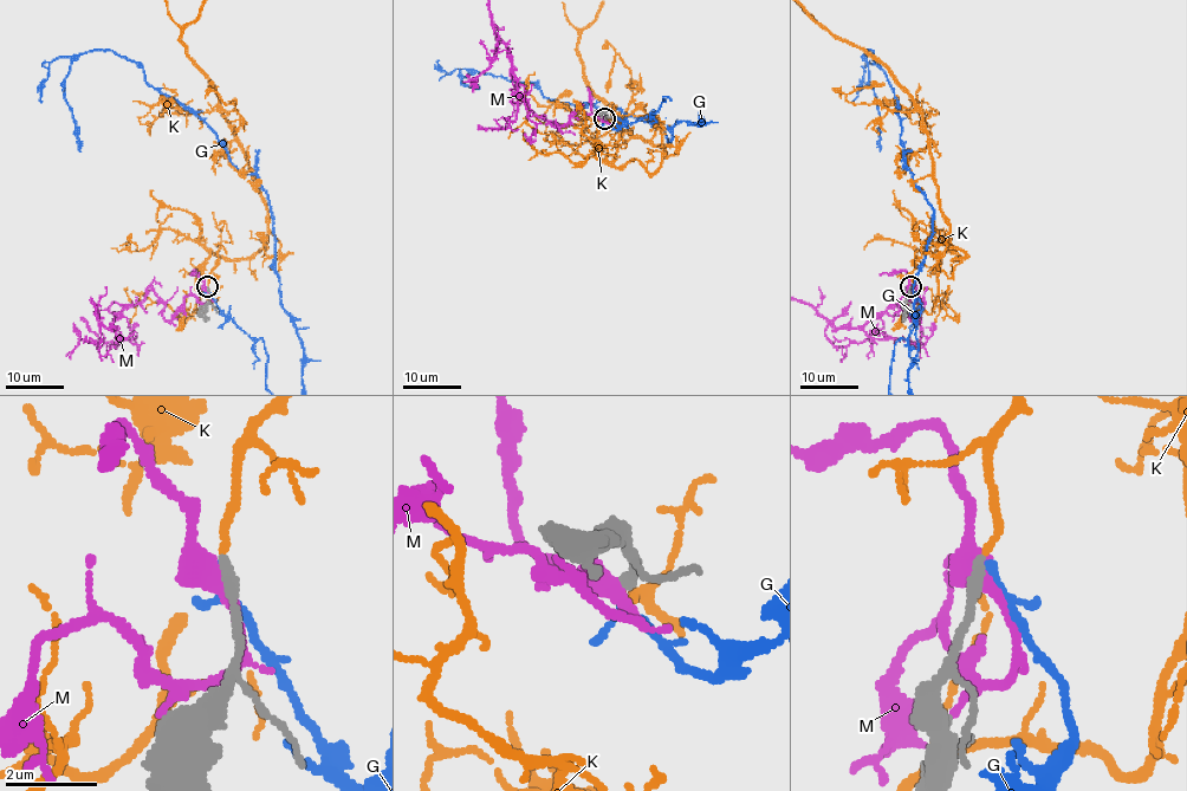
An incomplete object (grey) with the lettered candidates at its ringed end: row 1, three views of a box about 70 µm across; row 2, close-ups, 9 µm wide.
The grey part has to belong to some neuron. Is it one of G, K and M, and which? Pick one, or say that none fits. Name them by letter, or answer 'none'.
K

